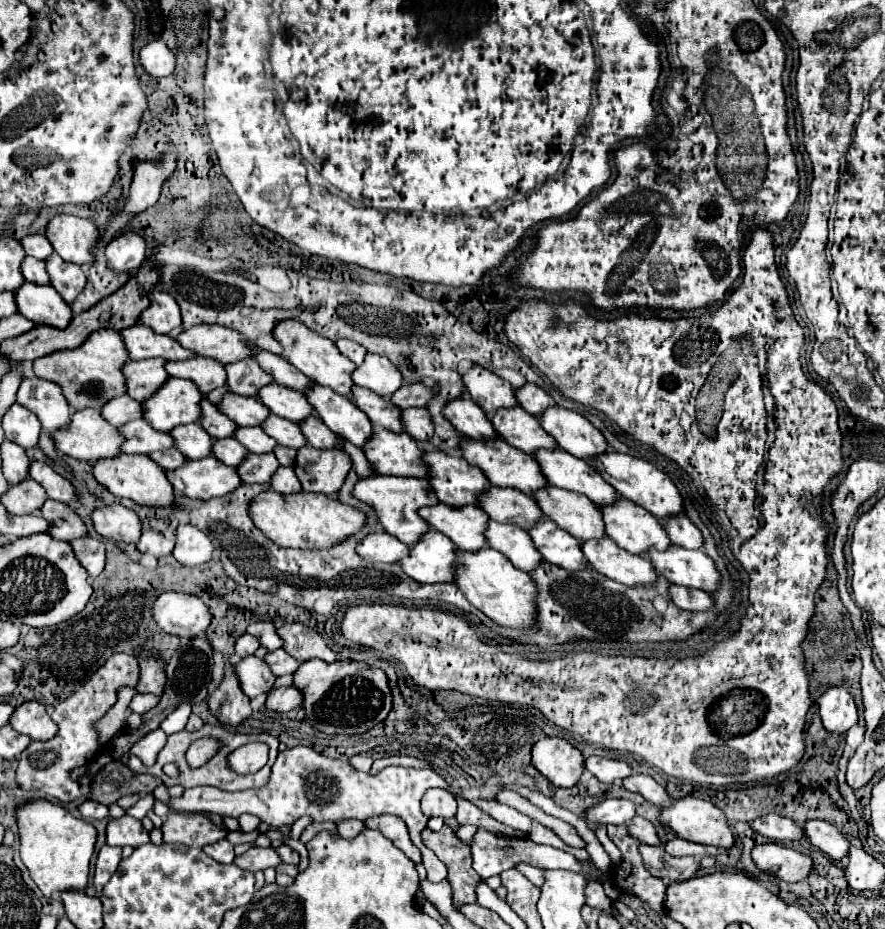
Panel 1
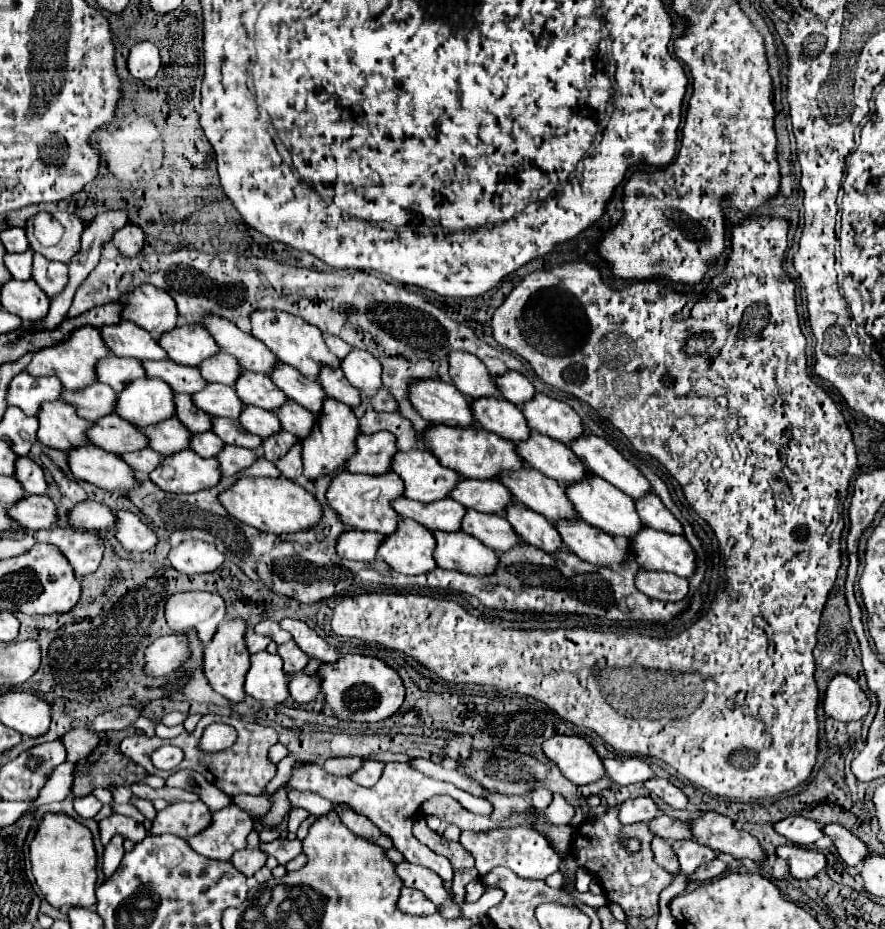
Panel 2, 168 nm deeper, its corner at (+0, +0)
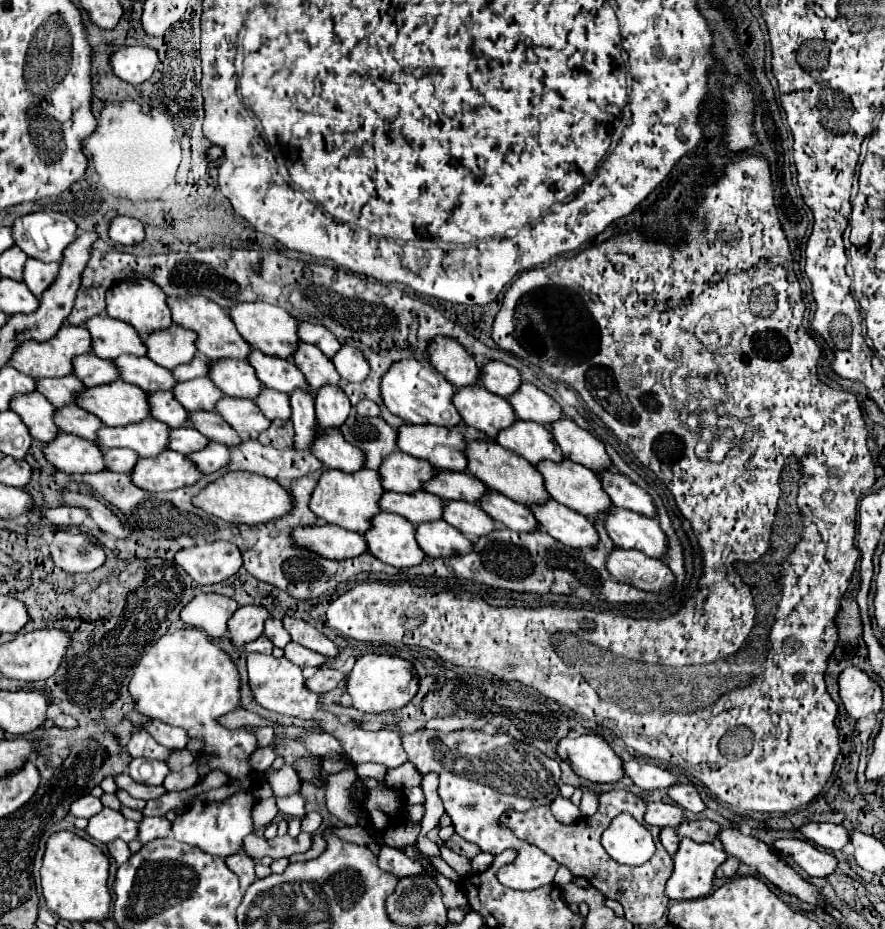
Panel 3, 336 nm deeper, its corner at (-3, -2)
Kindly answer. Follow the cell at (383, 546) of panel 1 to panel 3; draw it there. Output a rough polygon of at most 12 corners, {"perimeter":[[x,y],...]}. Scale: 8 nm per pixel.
{"perimeter":[[328,523],[298,527],[304,549],[336,561],[368,549],[360,533]]}

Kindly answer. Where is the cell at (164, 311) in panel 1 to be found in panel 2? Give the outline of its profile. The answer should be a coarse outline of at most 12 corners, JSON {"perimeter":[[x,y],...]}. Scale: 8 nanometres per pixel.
{"perimeter":[[137,285],[121,317],[153,337],[177,327],[171,295],[155,285]]}

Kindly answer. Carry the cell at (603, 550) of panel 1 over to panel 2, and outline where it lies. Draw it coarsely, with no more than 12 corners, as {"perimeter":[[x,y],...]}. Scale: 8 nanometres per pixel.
{"perimeter":[[557,519],[565,547],[589,563],[629,555],[583,519]]}

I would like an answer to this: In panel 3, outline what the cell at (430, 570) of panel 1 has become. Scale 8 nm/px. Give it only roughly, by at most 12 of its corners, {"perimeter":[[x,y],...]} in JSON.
{"perimeter":[[380,513],[368,551],[398,569],[420,565],[416,525]]}

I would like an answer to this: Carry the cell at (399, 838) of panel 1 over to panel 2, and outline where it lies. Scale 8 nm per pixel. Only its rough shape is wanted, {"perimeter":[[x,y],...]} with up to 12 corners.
{"perimeter":[[335,805],[343,825],[359,837],[373,839],[379,847],[391,849],[383,837],[365,817],[347,805]]}

